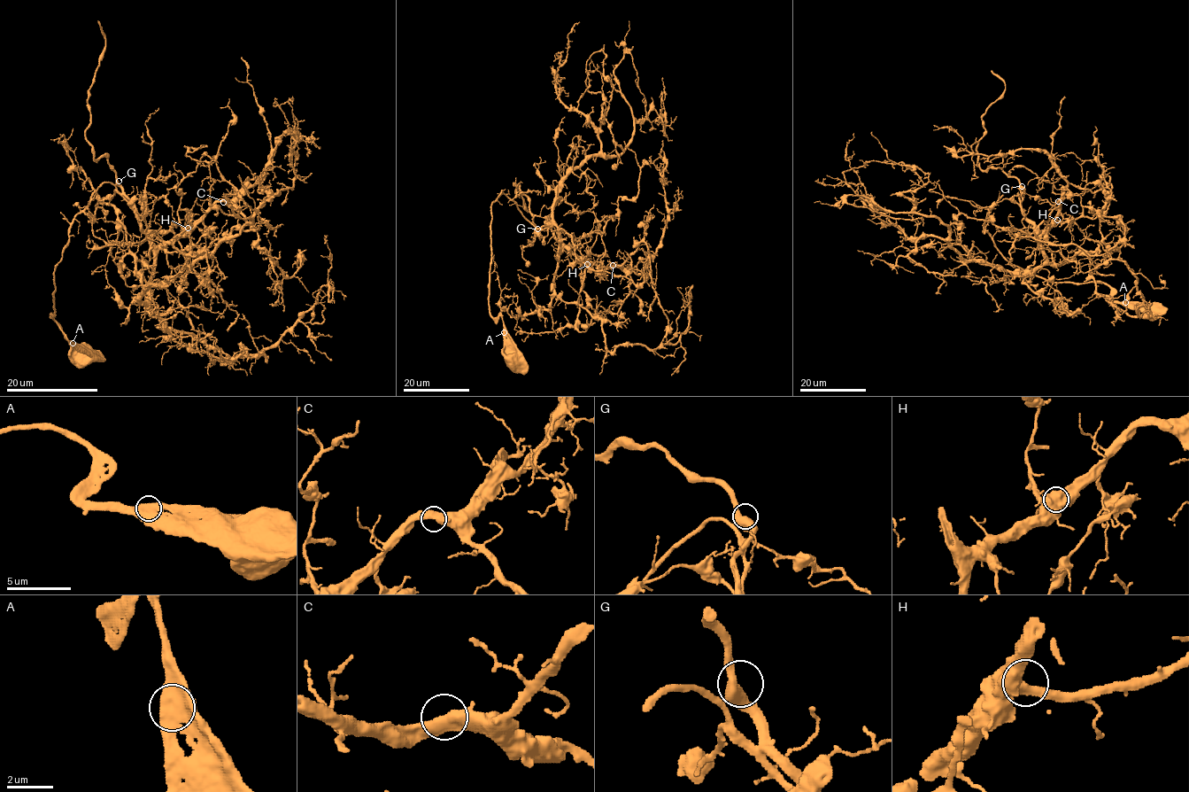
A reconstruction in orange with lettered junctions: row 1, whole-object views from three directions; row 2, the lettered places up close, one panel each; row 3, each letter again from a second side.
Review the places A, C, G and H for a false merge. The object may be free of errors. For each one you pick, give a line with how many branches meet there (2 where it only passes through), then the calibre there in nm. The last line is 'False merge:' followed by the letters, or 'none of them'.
False merge: none of them

